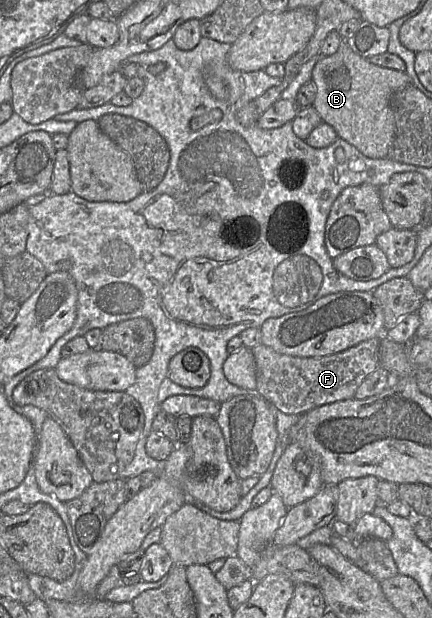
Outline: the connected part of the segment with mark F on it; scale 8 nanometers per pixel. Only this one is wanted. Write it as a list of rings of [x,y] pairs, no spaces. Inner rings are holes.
[[[382,336],[360,342],[342,352],[323,357],[296,357],[259,344],[251,349],[256,365],[256,390],[285,414],[302,415],[325,404],[353,399],[364,379],[379,366]]]

